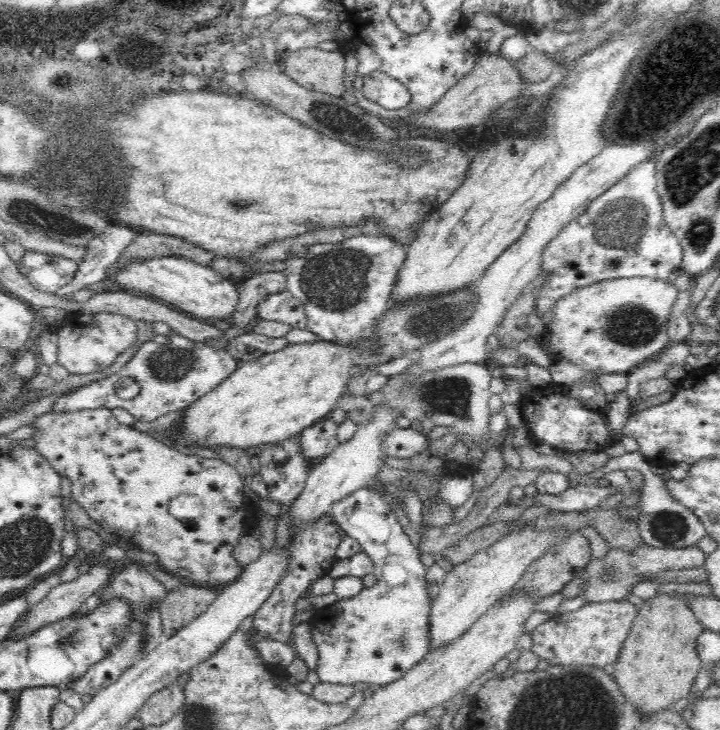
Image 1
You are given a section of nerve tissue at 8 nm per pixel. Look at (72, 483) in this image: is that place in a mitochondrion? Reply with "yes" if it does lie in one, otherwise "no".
no

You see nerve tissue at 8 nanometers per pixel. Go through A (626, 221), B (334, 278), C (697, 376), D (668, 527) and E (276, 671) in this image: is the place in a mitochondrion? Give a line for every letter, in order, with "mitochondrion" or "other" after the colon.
A: mitochondrion
B: mitochondrion
C: other
D: mitochondrion
E: other

